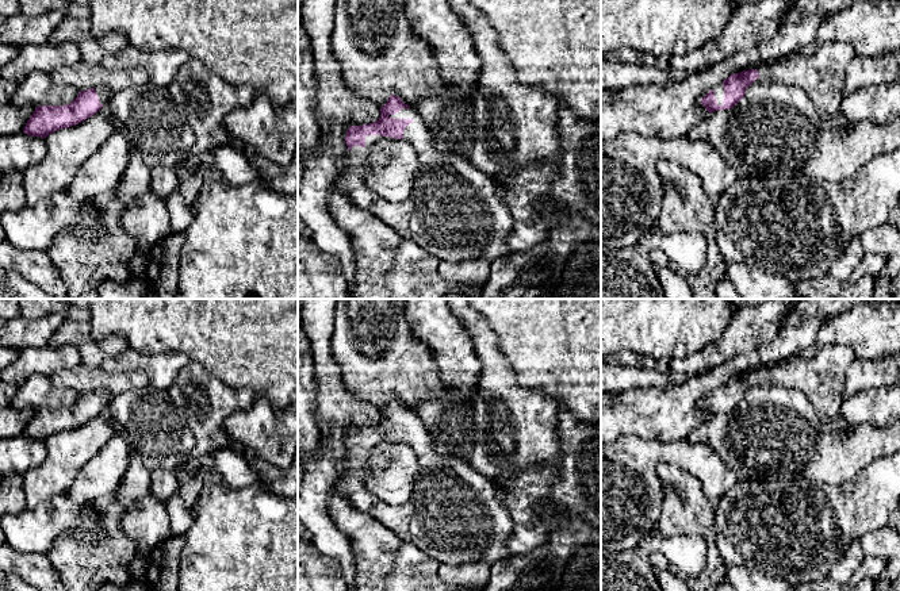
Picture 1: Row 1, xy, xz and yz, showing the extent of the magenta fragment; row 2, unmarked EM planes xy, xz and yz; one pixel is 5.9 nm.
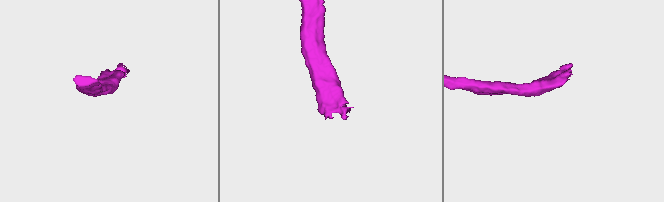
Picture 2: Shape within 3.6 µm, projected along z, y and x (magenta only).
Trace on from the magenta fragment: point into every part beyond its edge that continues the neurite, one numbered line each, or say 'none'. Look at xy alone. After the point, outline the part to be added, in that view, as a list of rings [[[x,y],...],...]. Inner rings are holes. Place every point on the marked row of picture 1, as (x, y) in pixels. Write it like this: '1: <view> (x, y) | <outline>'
1: xy (103, 93) | [[[97,87],[97,88],[95,88],[96,89],[96,93],[97,93],[97,97],[99,97],[99,101],[100,101],[100,104],[106,104],[108,100],[110,100],[110,97],[114,95],[110,89],[106,89],[106,88],[103,88],[103,87]]]

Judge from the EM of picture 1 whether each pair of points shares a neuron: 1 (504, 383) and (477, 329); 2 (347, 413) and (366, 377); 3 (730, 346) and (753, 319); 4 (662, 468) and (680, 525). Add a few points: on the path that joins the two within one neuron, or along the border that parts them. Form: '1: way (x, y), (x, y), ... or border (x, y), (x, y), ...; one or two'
1: way (500, 369), (489, 355), (485, 342); one
2: border (343, 368), (344, 386), (378, 410); two
3: way (736, 340), (750, 326); one
4: way (677, 480), (688, 491), (688, 510); one

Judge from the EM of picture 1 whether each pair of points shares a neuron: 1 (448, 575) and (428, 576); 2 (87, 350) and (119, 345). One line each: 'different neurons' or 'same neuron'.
1: different neurons
2: same neuron

